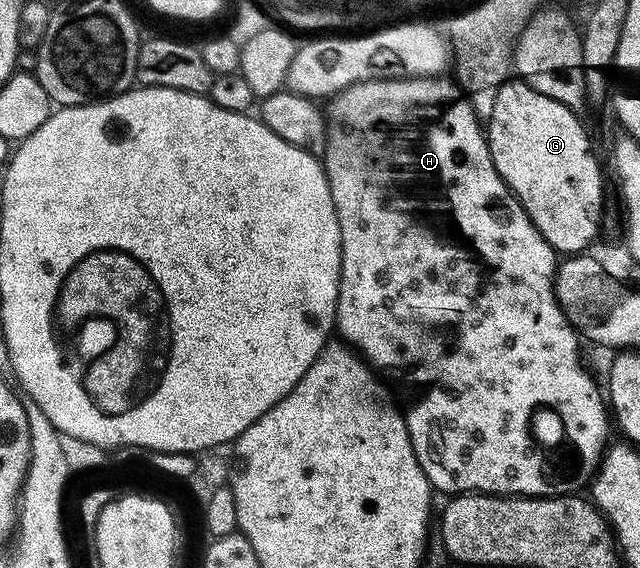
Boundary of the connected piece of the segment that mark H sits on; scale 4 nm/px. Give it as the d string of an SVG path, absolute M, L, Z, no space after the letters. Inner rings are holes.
M441 75L403 76L400 80L365 80L359 84L348 86L344 91L339 92L337 96L329 101L330 109L328 107L325 109L324 115L327 126L326 151L321 153L320 159L323 168L326 169L328 186L332 190L332 202L336 206L336 218L340 222L340 242L342 243L338 305L334 315L336 332L375 372L385 377L397 389L400 396L400 391L402 391L403 397L401 396L401 399L404 401L408 438L412 438L412 450L416 454L416 462L420 466L420 470L424 470L424 474L428 478L433 491L447 494L486 493L494 496L569 496L585 489L593 481L598 465L602 462L603 455L608 447L608 441L611 439L611 437L609 438L610 428L612 432L612 416L608 411L608 400L600 384L597 384L590 377L589 370L582 365L582 352L578 349L580 337L568 322L568 318L554 293L554 276L558 272L560 263L554 247L540 234L540 230L536 230L536 226L528 218L524 206L520 206L520 202L512 194L512 190L506 185L504 178L500 178L500 174L492 162L492 154L486 141L483 121L475 114L474 108L470 105L469 100L466 99L461 87L453 79L450 79L451 81L446 79L445 75Z

